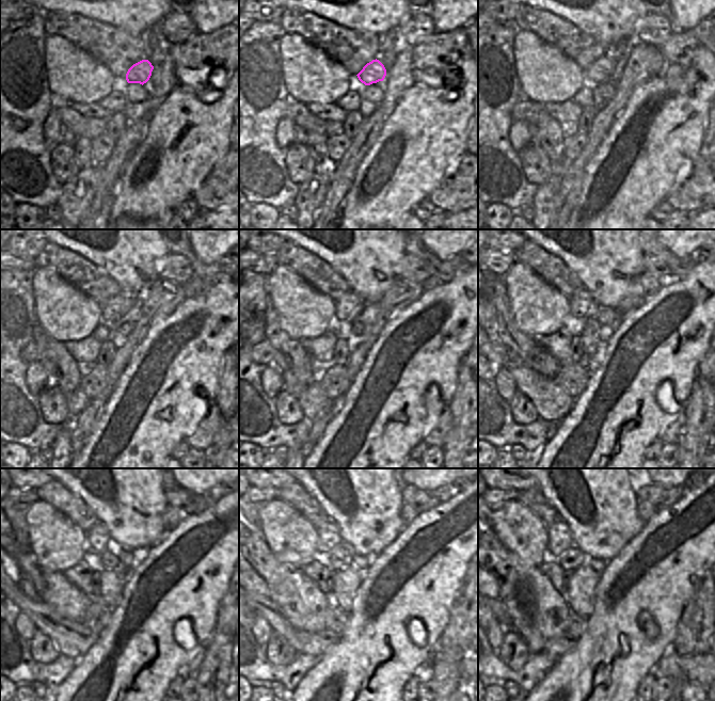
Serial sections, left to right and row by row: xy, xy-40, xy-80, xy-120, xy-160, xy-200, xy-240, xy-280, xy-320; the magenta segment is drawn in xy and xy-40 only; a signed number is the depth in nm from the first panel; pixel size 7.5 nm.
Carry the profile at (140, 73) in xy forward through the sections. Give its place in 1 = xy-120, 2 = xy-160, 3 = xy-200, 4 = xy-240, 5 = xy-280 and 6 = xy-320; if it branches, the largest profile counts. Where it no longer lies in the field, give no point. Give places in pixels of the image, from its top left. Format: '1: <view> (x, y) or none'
1: xy-120 (114, 308)
2: xy-160 (349, 305)
3: xy-200 (582, 304)
4: xy-240 (97, 539)
5: xy-280 (329, 538)
6: xy-320 (560, 539)

